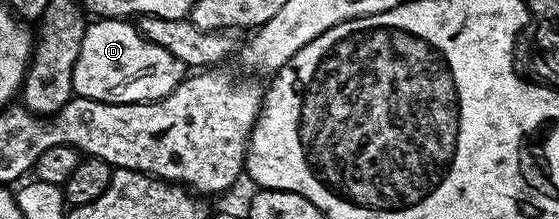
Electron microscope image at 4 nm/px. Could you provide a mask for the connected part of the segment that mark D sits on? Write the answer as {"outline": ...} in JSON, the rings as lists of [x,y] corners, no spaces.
{"outline":[[[100,18],[92,23],[85,27],[78,50],[78,62],[72,75],[72,91],[76,96],[103,104],[147,104],[150,100],[161,100],[163,96],[169,96],[185,79],[185,64],[174,58],[170,50],[162,50],[160,44],[147,40],[135,23],[124,18]]]}

